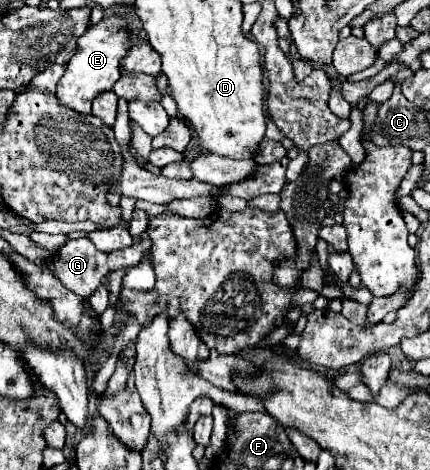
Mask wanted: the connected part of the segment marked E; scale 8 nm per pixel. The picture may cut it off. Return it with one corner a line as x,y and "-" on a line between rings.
116,16
104,18
94,26
88,26
88,30
78,38
76,54
66,64
64,76
58,80
56,96
62,106
68,106
80,114
92,114
92,100
100,96
102,92
112,90
114,82
118,80
118,64
124,58
126,50
130,48
130,28
128,22

